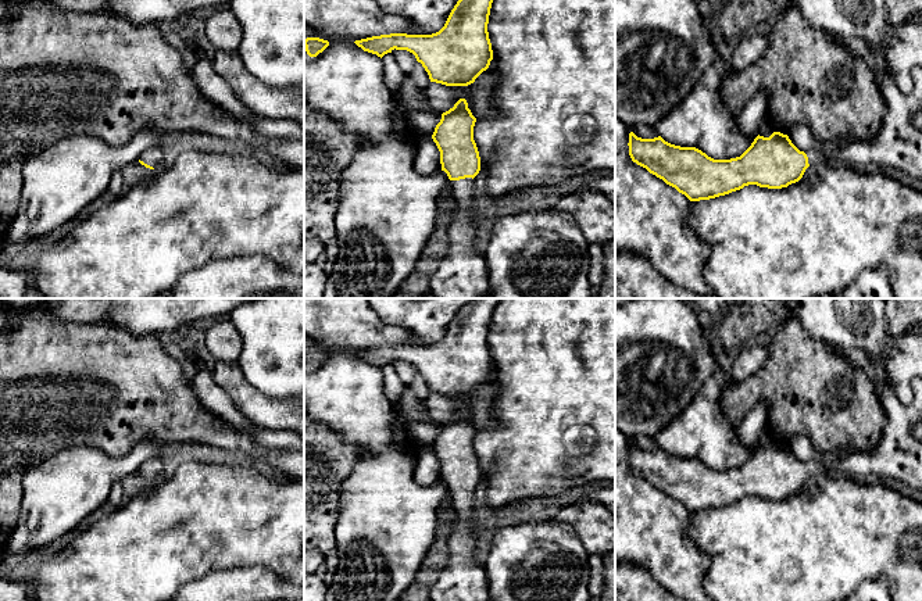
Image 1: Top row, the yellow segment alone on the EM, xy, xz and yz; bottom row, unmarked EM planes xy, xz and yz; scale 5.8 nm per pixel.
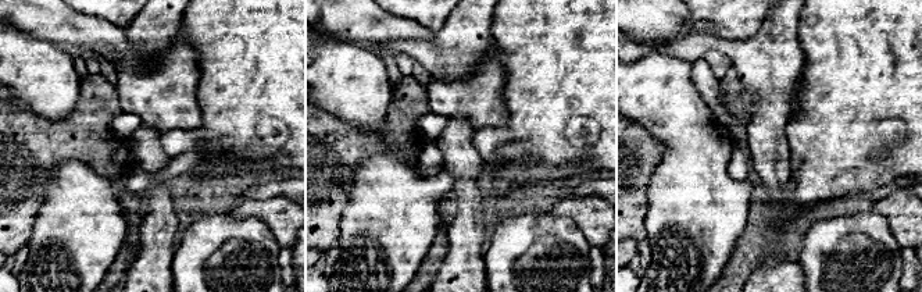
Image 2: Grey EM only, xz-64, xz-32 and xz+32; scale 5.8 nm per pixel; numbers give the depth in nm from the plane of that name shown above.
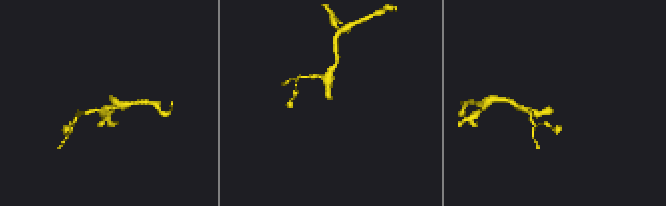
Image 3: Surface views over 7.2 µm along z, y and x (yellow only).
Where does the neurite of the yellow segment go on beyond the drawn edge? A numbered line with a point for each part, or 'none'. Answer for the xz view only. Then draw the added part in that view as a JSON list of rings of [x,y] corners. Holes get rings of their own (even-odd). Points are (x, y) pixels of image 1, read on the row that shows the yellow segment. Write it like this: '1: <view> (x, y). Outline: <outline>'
1: xz (461, 274). Outline: [[[472,178],[450,180],[455,214],[449,226],[449,242],[443,246],[430,294],[436,298],[492,298],[486,258],[476,254],[479,232],[478,190]]]

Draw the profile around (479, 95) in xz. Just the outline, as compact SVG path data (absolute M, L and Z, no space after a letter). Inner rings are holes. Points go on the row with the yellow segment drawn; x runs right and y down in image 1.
M494 61L483 71L473 83L468 86L446 86L430 82L425 90L428 101L435 112L443 114L454 107L460 99L465 99L468 108L476 121L493 119L497 117L494 89L497 86L497 74Z

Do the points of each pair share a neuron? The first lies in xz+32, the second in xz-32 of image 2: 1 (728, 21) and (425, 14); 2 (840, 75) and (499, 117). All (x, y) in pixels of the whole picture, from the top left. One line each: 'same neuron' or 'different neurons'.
1: same neuron
2: different neurons

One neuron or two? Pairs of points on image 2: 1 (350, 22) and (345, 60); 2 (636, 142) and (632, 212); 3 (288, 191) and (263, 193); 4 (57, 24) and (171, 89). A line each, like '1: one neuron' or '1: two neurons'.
1: two neurons
2: one neuron
3: one neuron
4: one neuron

